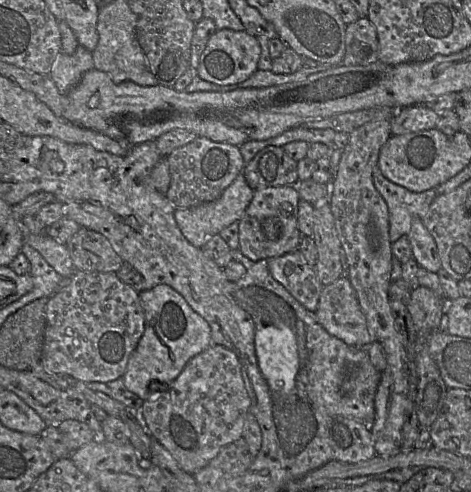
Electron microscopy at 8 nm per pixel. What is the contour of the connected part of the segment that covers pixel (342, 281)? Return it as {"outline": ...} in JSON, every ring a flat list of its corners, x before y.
{"outline":[[347,276,339,278,331,285,324,286,314,315,329,334,353,348,364,349,371,343,378,341,368,326,365,314,359,305,357,294]]}

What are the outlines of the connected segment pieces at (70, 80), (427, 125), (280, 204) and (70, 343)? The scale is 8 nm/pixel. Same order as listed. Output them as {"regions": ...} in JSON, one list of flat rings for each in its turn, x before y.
{"regions":[[[78,45,71,55,59,53,49,77,62,95,66,95,89,70,94,69,92,51]],[[424,105,400,109,391,119,392,136,434,129,438,113]],[[296,185,254,190,251,202,238,221,238,250,252,261,267,260,298,250,302,238,297,219,299,201]],[[75,271,70,279,70,284,50,296,46,304,42,364,52,372,70,375,84,383,121,378,145,330,139,292,123,283,115,272]]]}

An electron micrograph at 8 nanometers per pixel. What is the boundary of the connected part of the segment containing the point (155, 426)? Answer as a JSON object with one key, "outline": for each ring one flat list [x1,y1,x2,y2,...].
{"outline":[[212,344,192,358,166,392,144,401,141,422,152,438,167,449,180,468,194,474,207,466,220,450,243,436,245,421,250,413,251,399,245,386,242,364,232,350]]}

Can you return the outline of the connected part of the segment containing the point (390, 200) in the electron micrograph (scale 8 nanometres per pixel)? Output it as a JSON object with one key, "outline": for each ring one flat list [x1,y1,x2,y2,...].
{"outline":[[378,165,373,170,373,183,389,211,391,244,407,235,414,219,422,219,438,196,436,189,414,193,385,178]]}

